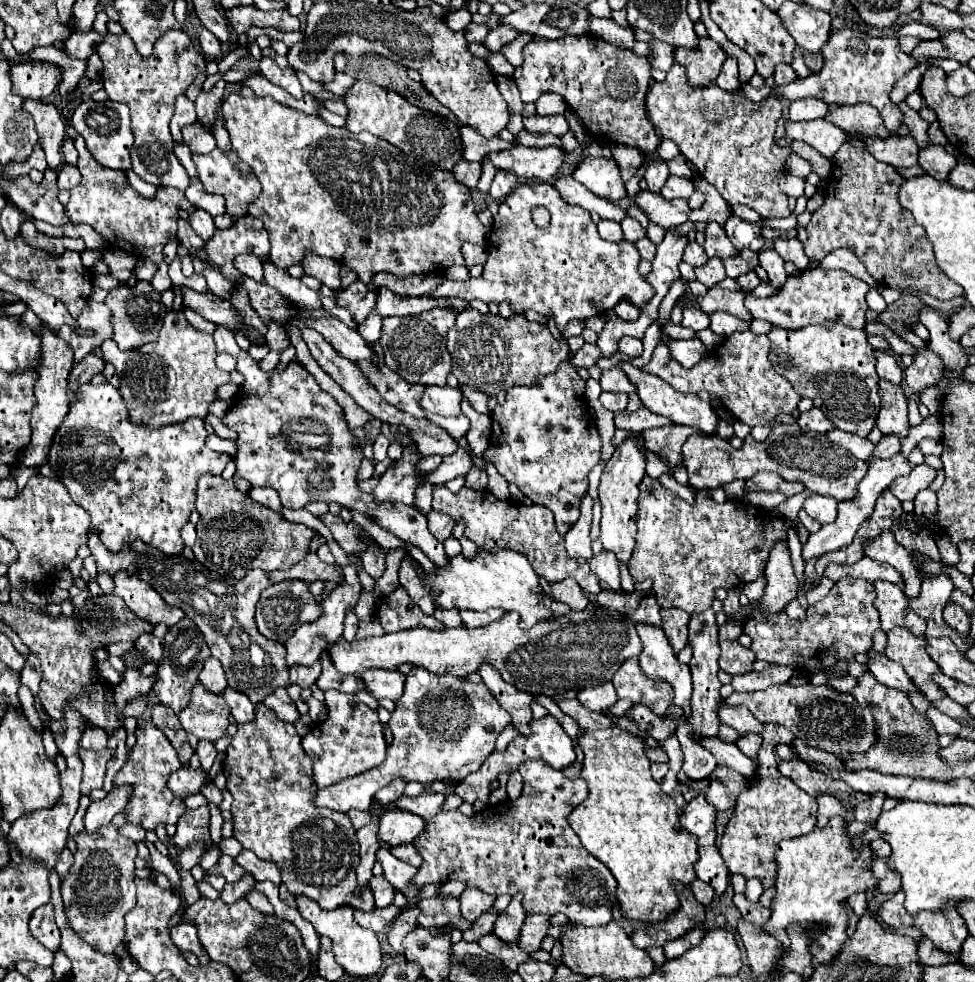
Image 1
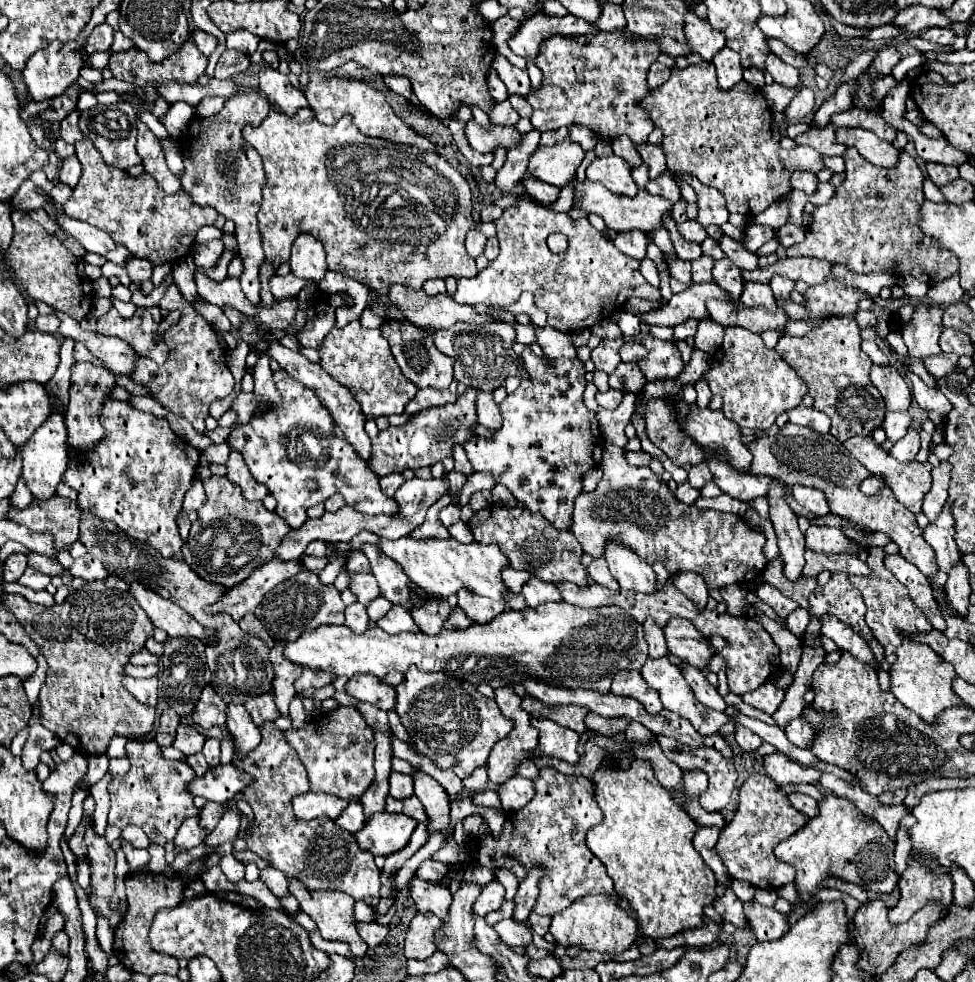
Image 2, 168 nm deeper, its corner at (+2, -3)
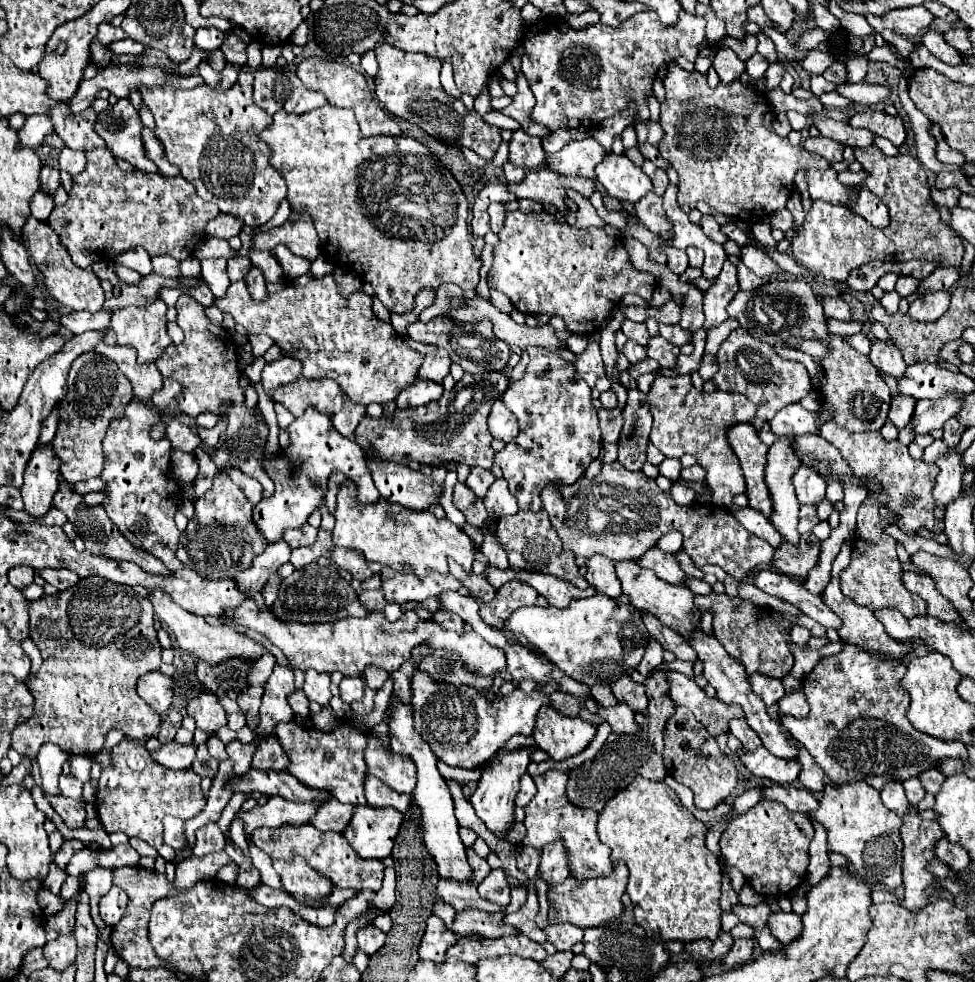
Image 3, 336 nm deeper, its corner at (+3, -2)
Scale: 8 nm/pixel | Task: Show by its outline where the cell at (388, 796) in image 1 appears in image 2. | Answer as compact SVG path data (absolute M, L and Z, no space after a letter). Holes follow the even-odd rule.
M392 771L390 773L390 795L396 799L406 799L406 797L412 797L412 793L414 793L412 777Z

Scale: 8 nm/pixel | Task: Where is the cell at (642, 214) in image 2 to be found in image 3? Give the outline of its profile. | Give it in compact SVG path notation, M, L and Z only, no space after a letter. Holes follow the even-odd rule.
M541 166L539 170L527 172L521 184L507 184L507 186L511 192L515 192L517 198L529 198L539 204L551 204L561 214L569 214L567 190L579 192L585 200L589 200L597 190L595 182L589 178L577 180L577 178L553 176L553 172L549 172L545 166Z

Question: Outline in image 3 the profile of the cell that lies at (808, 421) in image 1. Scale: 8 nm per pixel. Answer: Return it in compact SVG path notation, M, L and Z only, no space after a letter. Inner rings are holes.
M799 402L785 406L777 416L769 422L771 432L777 436L799 436L799 434L819 434L819 424L817 424L817 414L807 412Z

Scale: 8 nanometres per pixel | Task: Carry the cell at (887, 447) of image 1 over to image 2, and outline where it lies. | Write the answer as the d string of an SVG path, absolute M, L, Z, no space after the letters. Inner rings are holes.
M906 411L906 413L886 413L886 419L884 419L884 423L882 423L882 429L886 431L886 435L888 435L888 439L892 441L892 443L896 443L898 439L902 439L904 435L906 435L906 431L908 431L908 427L910 427L910 413Z

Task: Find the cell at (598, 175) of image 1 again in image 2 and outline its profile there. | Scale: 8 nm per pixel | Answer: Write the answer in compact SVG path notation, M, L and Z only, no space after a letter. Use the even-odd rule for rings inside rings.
M618 155L598 157L590 163L586 169L586 177L590 181L598 181L604 187L608 187L612 193L634 197L638 193L638 187L632 179L632 167Z

